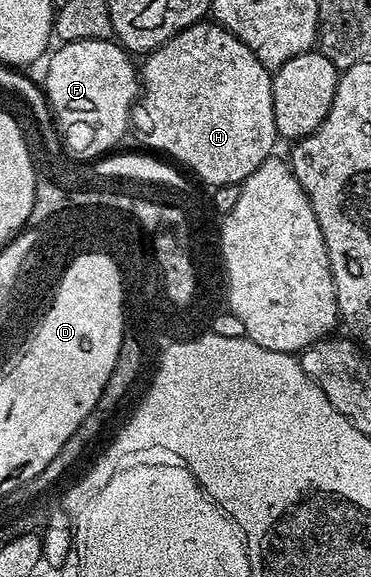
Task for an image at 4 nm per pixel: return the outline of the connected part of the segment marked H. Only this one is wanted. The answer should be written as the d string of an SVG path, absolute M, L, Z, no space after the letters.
M216 21L196 23L187 29L183 29L175 37L171 37L163 46L156 47L154 51L148 52L144 59L145 64L140 64L139 67L139 98L131 112L131 123L135 131L137 127L142 141L147 145L146 148L157 153L164 153L170 160L176 161L178 164L184 165L183 163L186 163L203 182L209 183L208 185L213 187L225 187L228 183L238 185L244 183L247 176L255 173L255 169L259 169L262 161L274 154L273 146L279 143L279 136L275 125L273 76L270 68L263 66L259 57L255 57L255 53L251 53L251 49L247 49L247 45L243 45L243 41L239 41L239 37L235 37L226 27L221 26Z

